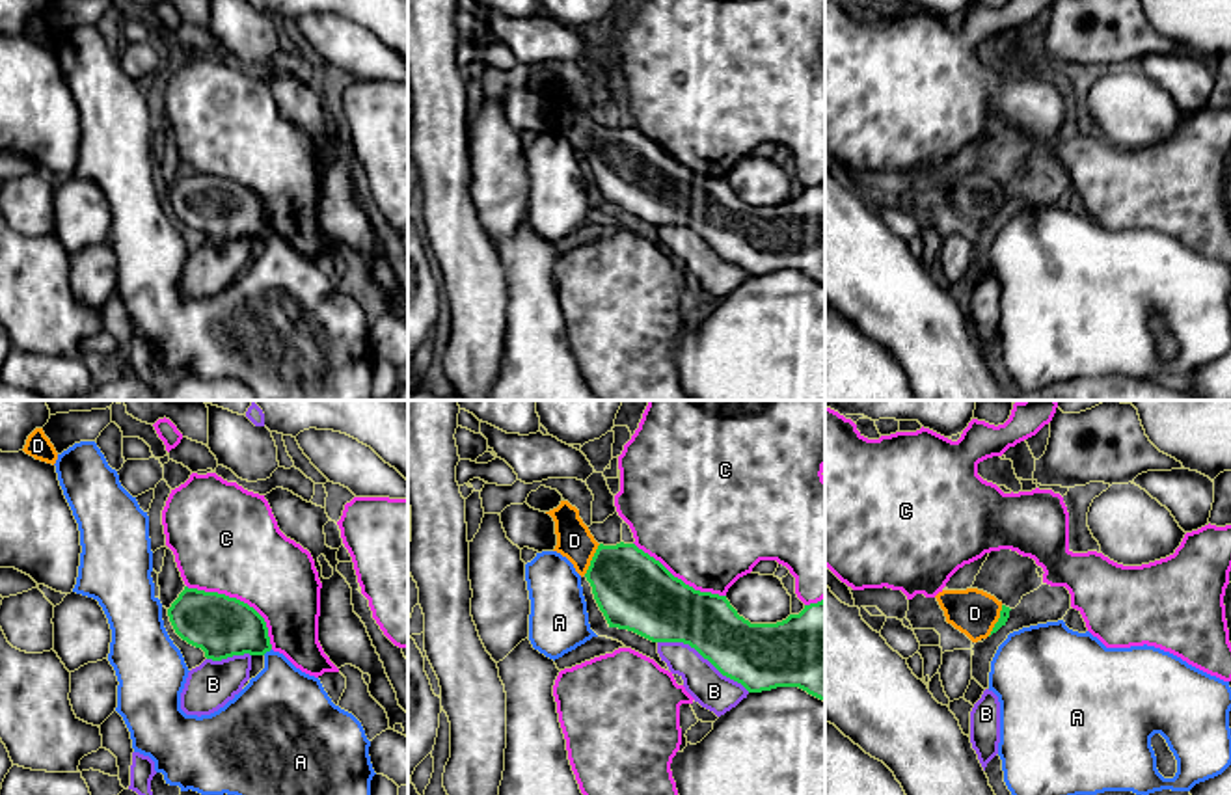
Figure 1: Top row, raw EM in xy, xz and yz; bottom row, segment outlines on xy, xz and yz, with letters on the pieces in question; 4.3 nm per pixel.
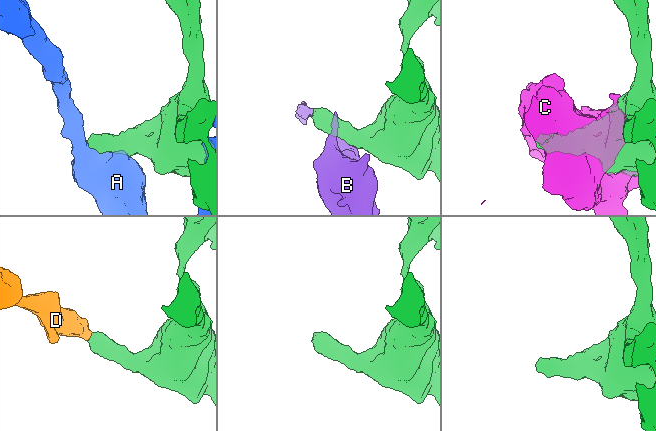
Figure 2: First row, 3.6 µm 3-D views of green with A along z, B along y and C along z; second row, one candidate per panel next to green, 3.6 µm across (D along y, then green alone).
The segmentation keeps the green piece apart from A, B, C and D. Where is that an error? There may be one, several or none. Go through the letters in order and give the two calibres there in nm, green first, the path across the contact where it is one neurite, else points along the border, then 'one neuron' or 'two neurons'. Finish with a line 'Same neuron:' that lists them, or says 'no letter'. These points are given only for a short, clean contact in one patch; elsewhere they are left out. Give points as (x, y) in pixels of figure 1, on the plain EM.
A: 260 nm thick on the green side, 360 nm on the other; two neurons
B: 280 nm thick on the green side, 160 nm on the other; two neurons
C: 260 nm thick on the green side, 440 nm on the other; two neurons
D: 340 nm thick on the green side, 160 nm on the other; runs through xz (634, 174), (615, 155), (593, 142), (574, 123); one neuron
Same neuron: D

